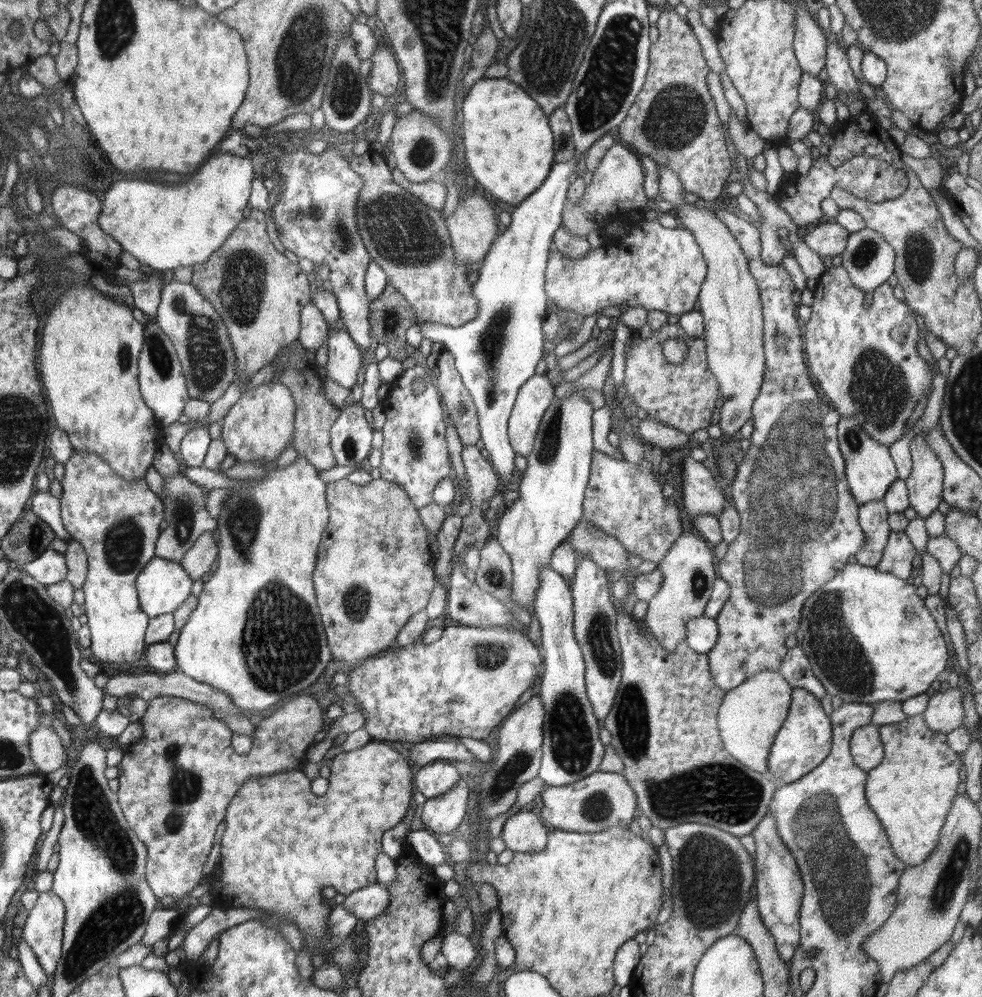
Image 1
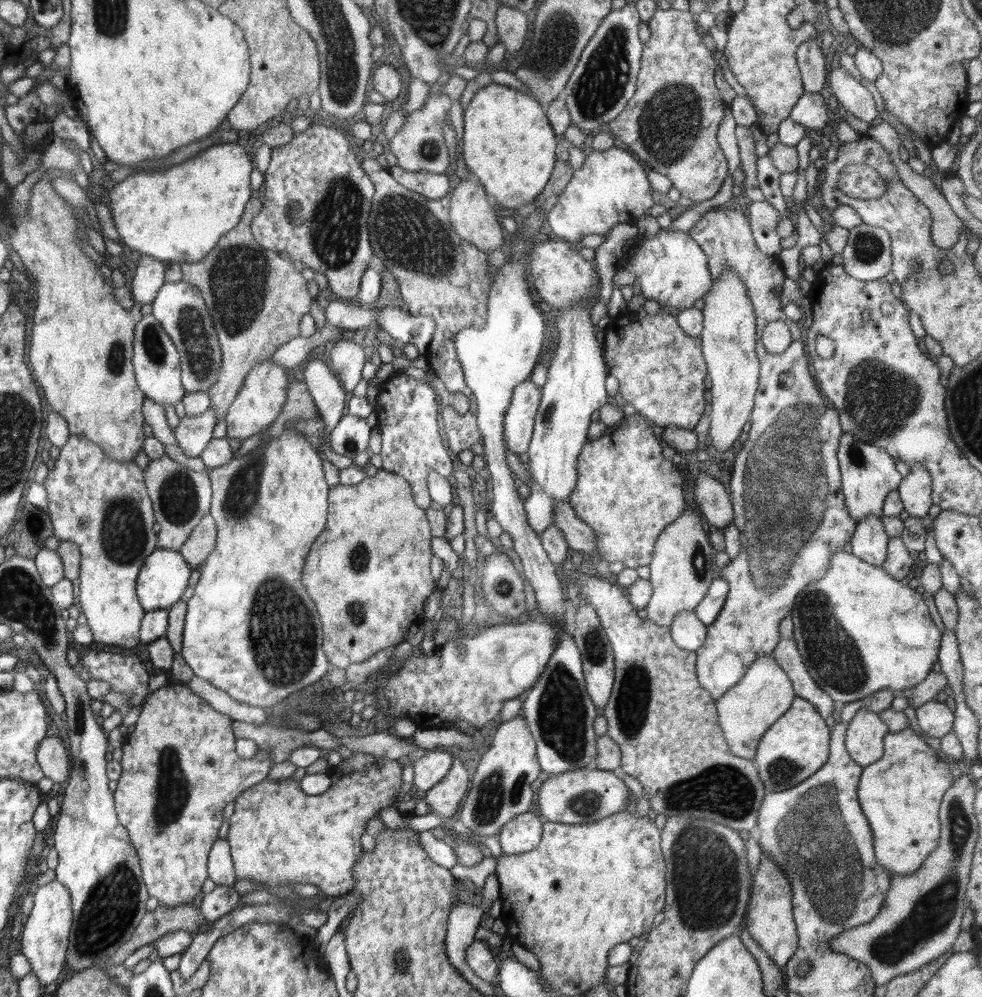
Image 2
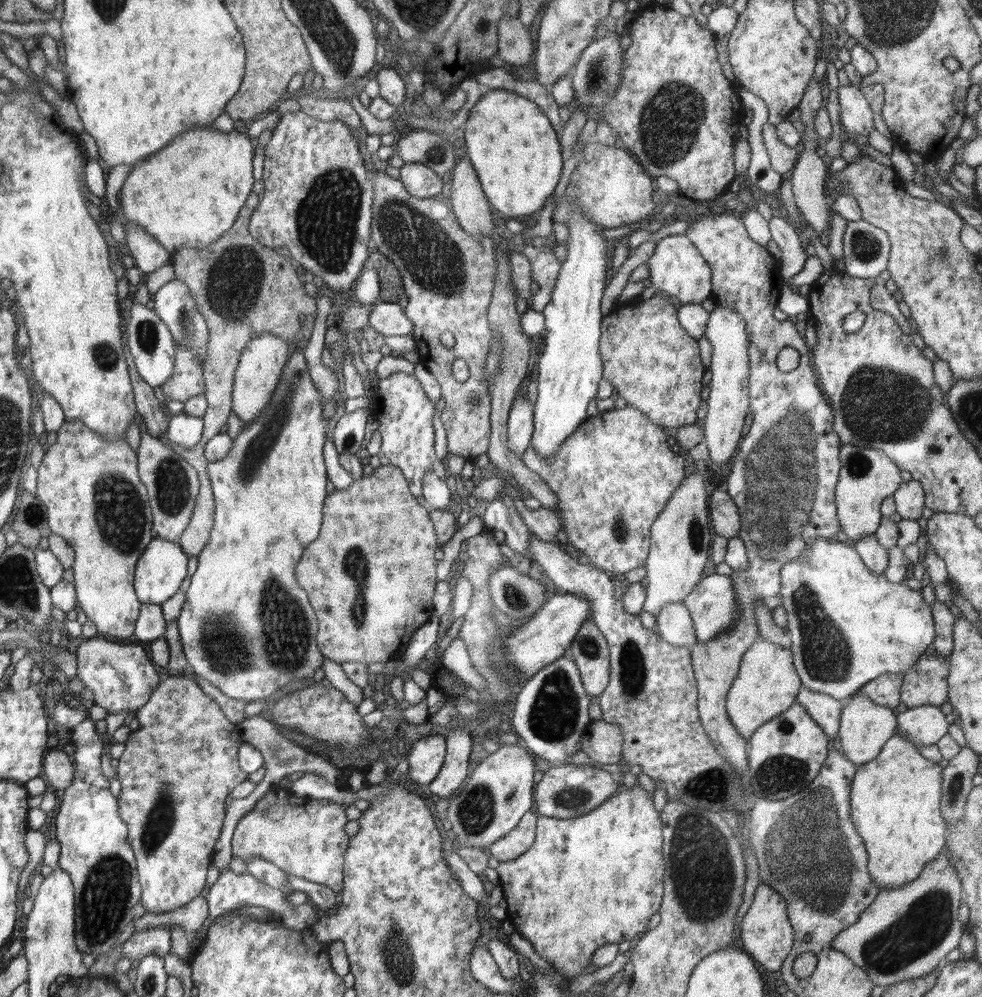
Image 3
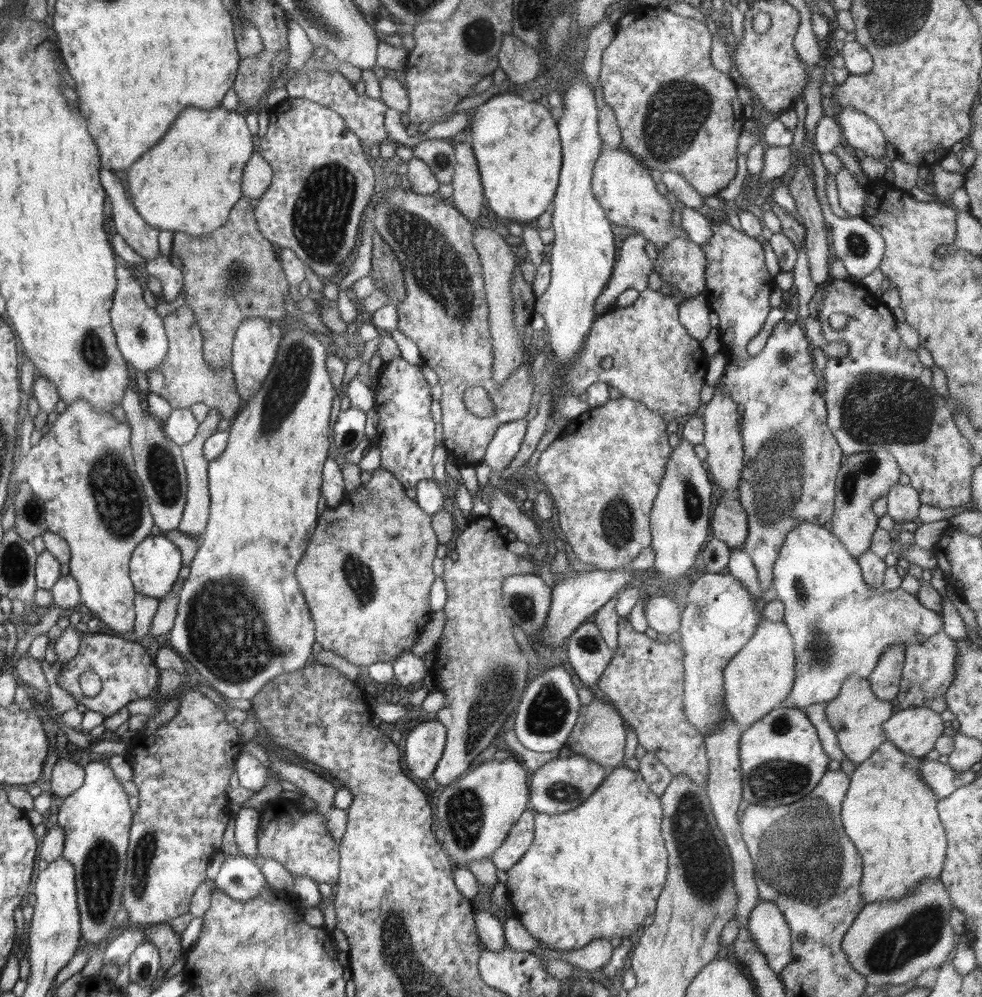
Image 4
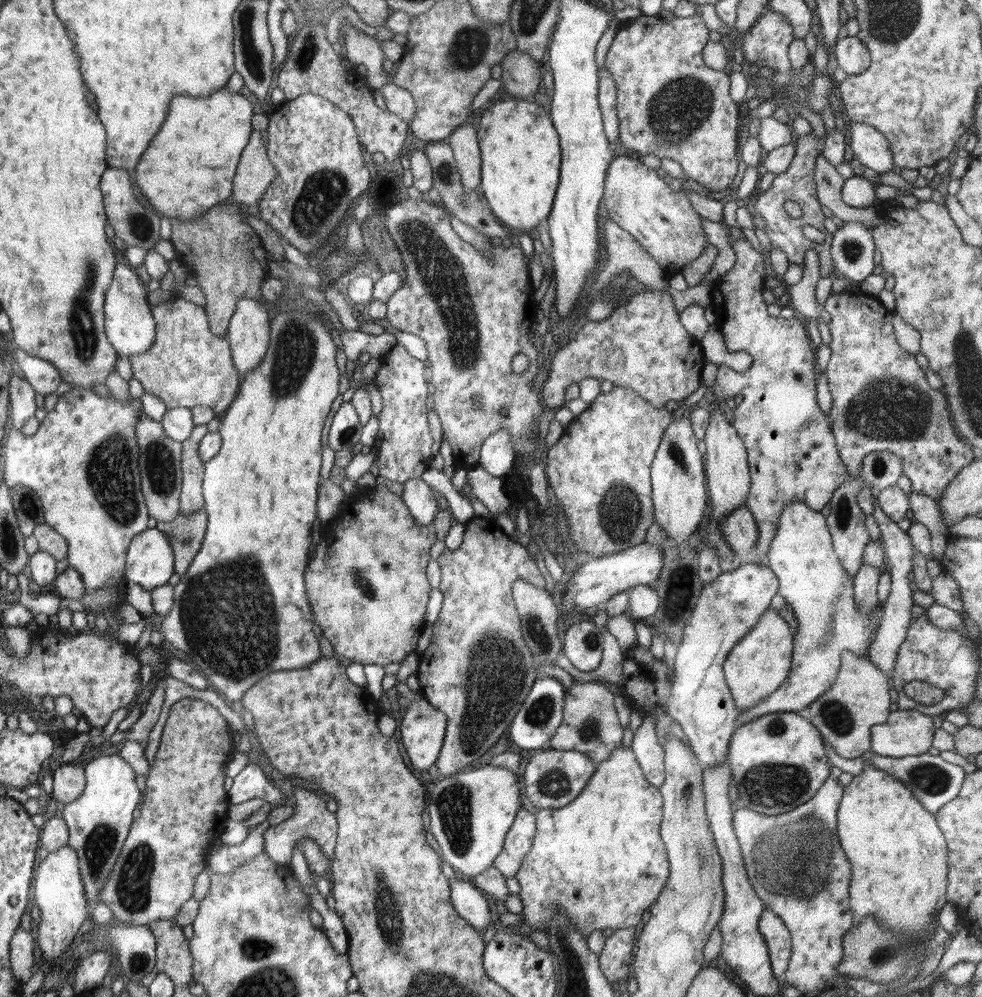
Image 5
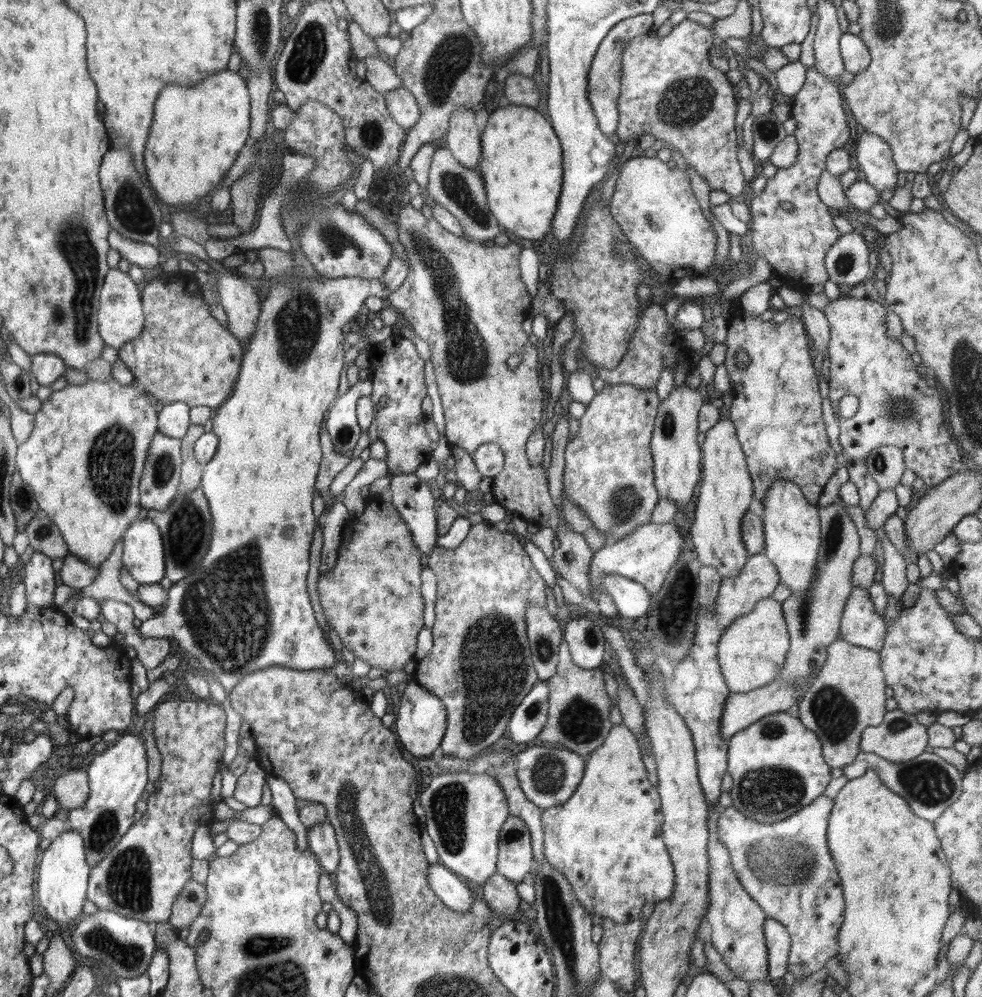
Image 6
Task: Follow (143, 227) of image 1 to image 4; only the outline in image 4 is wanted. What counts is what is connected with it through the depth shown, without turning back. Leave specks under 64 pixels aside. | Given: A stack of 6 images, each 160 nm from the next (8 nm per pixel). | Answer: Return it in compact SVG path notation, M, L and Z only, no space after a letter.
M221 105L213 110L198 109L196 107L188 107L184 109L182 114L174 120L174 126L170 126L170 130L163 136L150 150L147 150L142 156L128 168L128 194L130 194L132 206L138 211L138 214L156 230L170 230L170 232L185 232L190 236L203 236L203 234L211 234L217 228L220 228L227 220L229 220L230 211L234 204L242 196L242 173L246 163L251 159L254 152L253 135L250 133L246 125L244 116L238 114L236 111L226 111Z

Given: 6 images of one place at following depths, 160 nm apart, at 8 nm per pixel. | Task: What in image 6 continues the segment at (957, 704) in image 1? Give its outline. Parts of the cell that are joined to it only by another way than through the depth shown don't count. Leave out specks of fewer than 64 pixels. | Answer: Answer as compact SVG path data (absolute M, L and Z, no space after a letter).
M897 708L886 711L878 726L867 726L862 731L860 750L897 763L920 756L928 744L927 726Z

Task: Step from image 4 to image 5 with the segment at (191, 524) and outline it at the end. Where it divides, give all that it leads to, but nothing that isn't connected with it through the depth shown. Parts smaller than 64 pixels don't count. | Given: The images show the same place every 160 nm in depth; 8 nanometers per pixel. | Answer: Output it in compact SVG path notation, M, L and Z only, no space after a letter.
M195 425L191 435L182 443L181 471L183 481L179 498L179 512L192 514L205 508L203 478L205 462L199 457L199 444L208 432L206 425Z

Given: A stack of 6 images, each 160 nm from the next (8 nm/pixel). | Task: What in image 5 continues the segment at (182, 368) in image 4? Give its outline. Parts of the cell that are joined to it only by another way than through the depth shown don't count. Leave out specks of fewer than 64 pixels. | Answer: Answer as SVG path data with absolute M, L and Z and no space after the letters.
M173 295L164 303L150 306L150 314L155 321L155 341L148 352L129 357L134 378L141 382L145 392L160 398L168 409L178 406L191 409L196 405L204 405L209 406L214 414L224 414L235 399L242 381L232 360L229 339L210 332L204 307L180 296Z

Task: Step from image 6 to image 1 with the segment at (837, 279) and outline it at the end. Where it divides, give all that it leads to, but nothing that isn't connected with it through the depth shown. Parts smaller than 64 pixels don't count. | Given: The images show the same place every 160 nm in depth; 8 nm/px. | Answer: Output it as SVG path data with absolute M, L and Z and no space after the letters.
M866 227L858 232L849 233L841 265L848 271L856 288L872 292L892 276L895 269L895 250L879 232Z

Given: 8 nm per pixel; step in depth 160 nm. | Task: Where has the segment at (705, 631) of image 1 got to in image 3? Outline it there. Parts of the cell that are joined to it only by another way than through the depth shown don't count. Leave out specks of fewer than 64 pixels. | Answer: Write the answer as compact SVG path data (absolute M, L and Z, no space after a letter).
M670 602L656 616L661 637L674 646L691 647L696 644L690 611L680 602Z

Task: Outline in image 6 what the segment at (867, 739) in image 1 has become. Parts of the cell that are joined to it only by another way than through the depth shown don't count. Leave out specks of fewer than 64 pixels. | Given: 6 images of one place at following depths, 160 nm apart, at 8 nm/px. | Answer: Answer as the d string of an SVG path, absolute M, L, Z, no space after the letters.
M838 638L830 646L827 648L826 652L826 662L824 662L824 665L819 670L818 675L816 675L816 678L810 685L803 691L803 697L800 699L800 702L798 703L798 718L802 721L802 724L808 728L808 730L811 730L812 732L817 734L817 737L820 739L820 742L822 743L822 754L824 757L824 760L826 761L826 764L830 766L830 768L844 768L847 764L850 764L851 762L854 762L854 759L857 757L857 754L861 751L860 750L860 741L861 741L861 734L862 731L867 726L878 726L884 718L884 715L886 714L886 693L884 693L884 689L887 687L887 684L885 683L885 676L884 673L882 673L882 670L880 668L880 656L877 652L874 652L873 650L868 650L867 648L862 648L861 646L856 646L853 644L850 644L849 642L846 642L843 638Z

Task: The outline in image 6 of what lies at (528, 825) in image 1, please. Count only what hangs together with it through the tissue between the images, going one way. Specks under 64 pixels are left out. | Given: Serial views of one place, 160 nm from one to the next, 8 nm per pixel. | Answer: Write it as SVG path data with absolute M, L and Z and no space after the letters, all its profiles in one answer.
M510 815L498 837L497 873L516 884L536 868L531 845L531 832L526 823Z

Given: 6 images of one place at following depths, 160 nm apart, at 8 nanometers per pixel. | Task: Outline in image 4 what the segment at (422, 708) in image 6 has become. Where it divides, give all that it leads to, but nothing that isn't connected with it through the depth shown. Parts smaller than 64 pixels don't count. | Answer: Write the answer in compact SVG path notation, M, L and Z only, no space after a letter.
M438 720L418 722L406 738L406 764L411 774L428 780L436 770L447 741L447 728Z

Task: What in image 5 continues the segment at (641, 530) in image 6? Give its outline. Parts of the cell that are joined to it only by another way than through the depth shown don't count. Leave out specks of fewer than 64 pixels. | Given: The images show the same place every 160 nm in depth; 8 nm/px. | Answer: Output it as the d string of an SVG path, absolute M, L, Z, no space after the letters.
M640 542L634 547L612 555L590 558L588 563L574 568L570 578L564 579L566 592L563 599L563 610L570 610L575 606L580 606L580 608L602 607L614 595L628 591L630 587L640 584L654 586L660 578L662 565L664 565L662 547L650 545L650 542Z

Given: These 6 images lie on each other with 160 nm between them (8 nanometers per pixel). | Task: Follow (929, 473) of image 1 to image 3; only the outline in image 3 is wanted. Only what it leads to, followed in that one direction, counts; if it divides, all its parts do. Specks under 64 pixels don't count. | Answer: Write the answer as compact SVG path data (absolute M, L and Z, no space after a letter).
M917 480L902 481L893 497L897 518L918 521L923 516L925 492Z

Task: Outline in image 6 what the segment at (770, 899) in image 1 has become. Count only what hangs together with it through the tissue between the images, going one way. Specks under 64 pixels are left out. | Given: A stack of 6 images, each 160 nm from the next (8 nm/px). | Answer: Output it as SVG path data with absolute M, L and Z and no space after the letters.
M768 917L765 918L763 931L768 953L768 980L782 981L787 972L791 949L790 935L783 924Z

